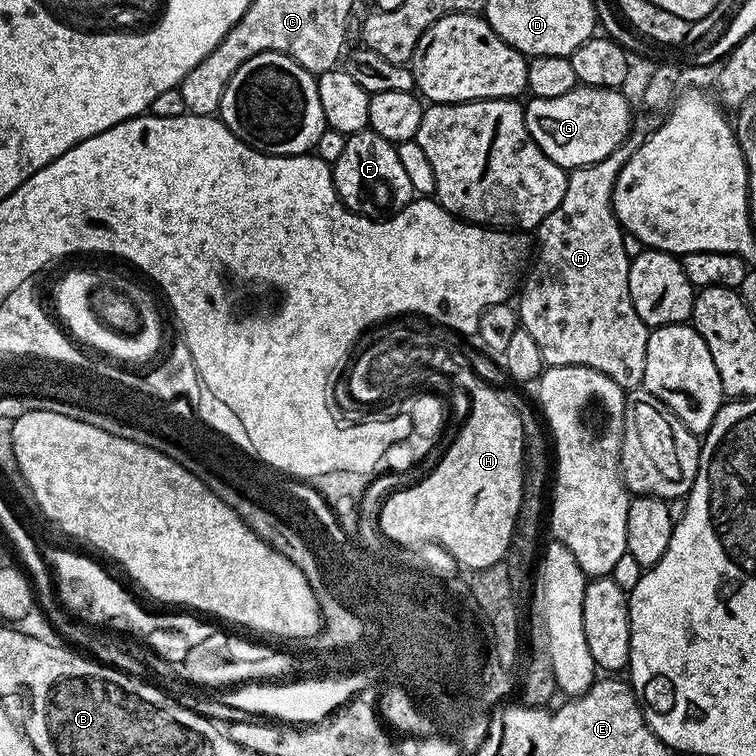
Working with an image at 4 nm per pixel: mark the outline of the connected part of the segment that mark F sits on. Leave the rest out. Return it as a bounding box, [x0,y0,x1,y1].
[331,130,414,218]

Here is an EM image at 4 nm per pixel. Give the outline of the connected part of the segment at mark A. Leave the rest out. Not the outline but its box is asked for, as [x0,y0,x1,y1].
[518,142,650,390]

